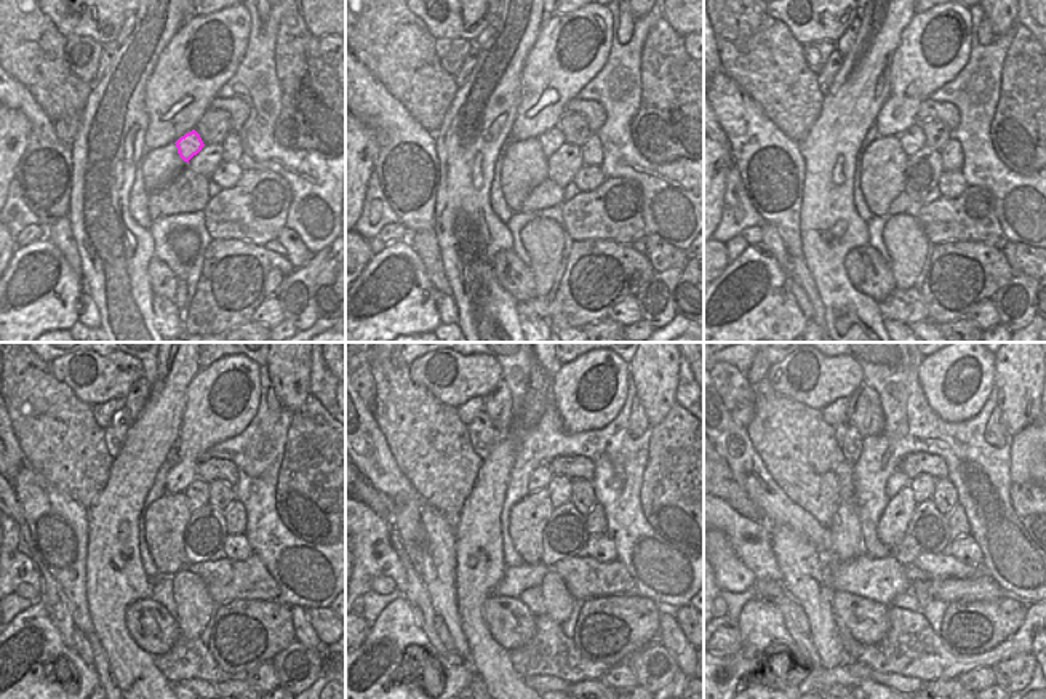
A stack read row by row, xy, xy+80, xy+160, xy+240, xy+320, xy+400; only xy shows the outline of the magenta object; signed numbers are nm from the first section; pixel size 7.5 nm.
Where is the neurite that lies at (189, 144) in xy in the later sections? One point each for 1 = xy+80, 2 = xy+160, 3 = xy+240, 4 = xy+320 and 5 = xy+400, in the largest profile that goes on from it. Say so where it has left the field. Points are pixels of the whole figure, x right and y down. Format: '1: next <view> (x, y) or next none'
1: next xy+80 (550, 139)
2: next xy+160 (912, 139)
3: next xy+240 (197, 495)
4: next xy+320 (558, 488)
5: next xy+400 (923, 485)

